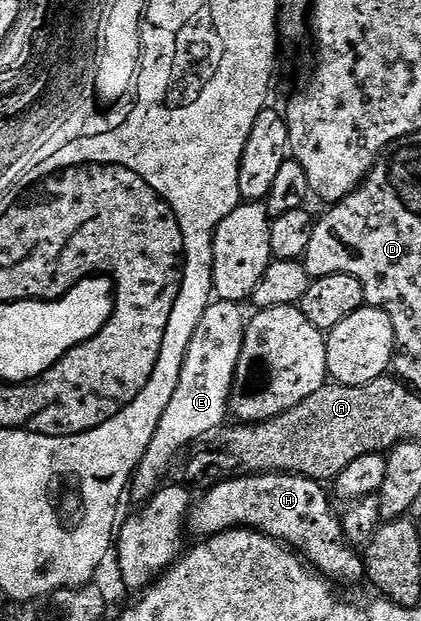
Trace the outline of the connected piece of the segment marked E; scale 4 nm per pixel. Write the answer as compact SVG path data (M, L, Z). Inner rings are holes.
M216 299L207 305L187 347L177 390L157 426L157 434L153 436L149 450L135 467L135 474L131 478L129 496L138 502L150 500L159 491L164 483L163 475L174 462L175 455L177 460L181 450L224 427L226 420L223 419L229 416L231 383L235 381L237 362L243 349L243 336L247 332L247 320L239 308L242 307L234 300Z

